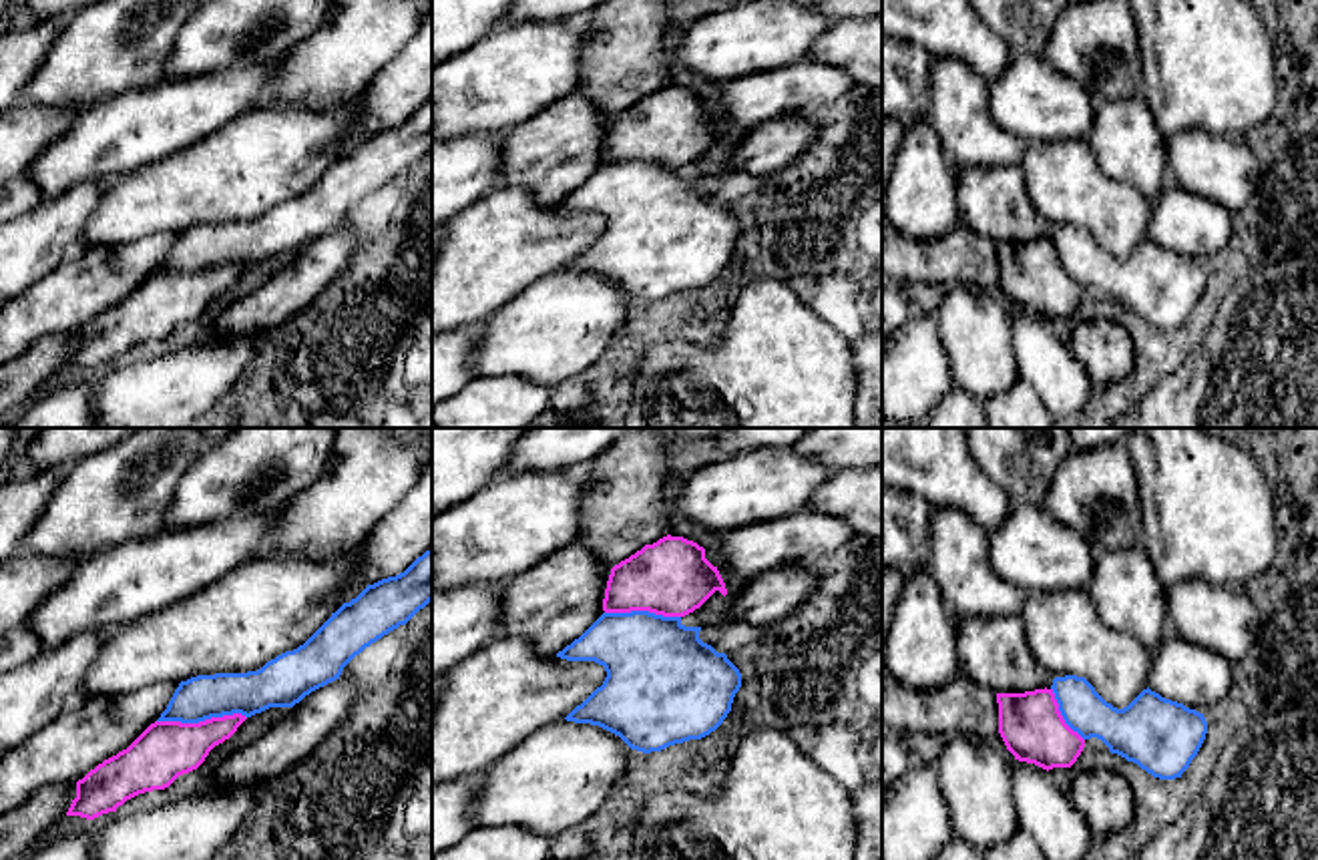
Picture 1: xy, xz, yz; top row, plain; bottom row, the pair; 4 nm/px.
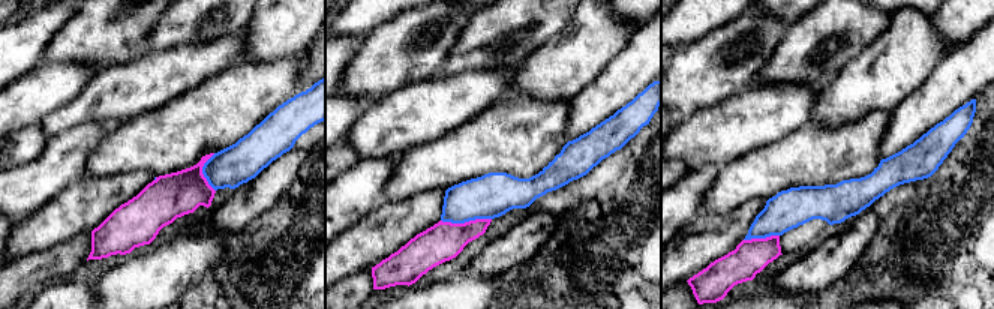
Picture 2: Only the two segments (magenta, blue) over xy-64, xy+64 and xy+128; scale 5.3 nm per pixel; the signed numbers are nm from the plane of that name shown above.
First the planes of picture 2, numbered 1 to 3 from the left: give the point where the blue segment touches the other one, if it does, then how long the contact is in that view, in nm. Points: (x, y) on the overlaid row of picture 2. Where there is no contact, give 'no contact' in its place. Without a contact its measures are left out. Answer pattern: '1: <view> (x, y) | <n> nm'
1: xy-64 (201, 173) | 200 nm
2: xy+64 (465, 222) | 280 nm
3: xy+128 (760, 239) | 190 nm

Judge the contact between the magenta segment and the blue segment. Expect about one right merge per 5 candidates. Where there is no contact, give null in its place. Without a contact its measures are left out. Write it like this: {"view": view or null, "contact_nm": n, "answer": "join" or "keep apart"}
{"view": "xy", "contact_nm": 360, "answer": "keep apart"}

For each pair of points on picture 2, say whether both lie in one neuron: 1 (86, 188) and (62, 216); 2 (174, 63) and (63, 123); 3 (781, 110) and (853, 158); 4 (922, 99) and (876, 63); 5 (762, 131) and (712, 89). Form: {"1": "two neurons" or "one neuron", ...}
{"1": "one neuron", "2": "one neuron", "3": "two neurons", "4": "two neurons", "5": "two neurons"}

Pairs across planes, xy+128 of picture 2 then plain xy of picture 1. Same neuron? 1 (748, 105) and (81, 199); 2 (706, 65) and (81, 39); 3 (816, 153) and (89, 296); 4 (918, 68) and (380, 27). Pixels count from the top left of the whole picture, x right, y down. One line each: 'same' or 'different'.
1: different
2: same
3: different
4: same

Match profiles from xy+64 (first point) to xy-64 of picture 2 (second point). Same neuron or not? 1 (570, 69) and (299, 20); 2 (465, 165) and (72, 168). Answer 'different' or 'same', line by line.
1: same
2: different

